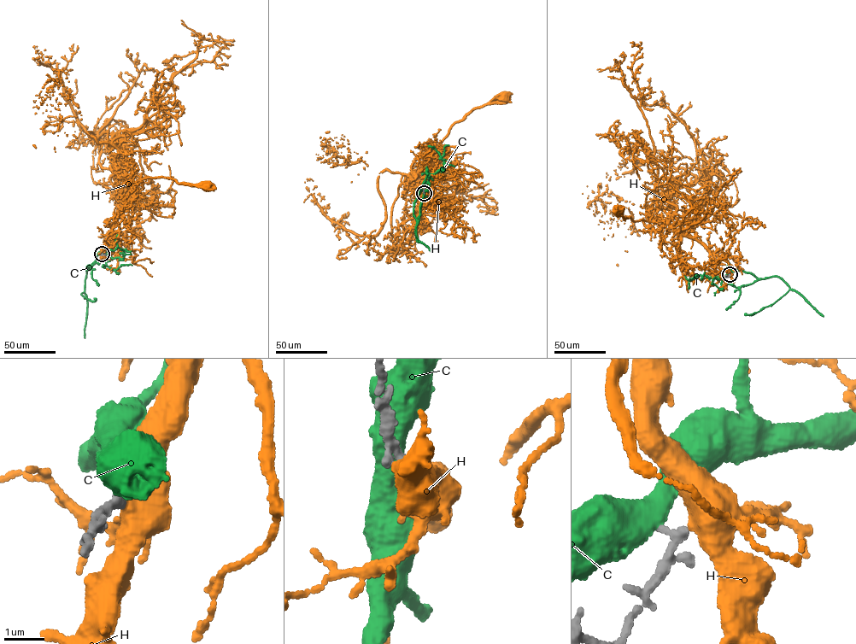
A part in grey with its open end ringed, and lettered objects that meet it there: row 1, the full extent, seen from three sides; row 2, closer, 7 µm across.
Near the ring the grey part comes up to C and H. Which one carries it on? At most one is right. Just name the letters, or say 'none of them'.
H

